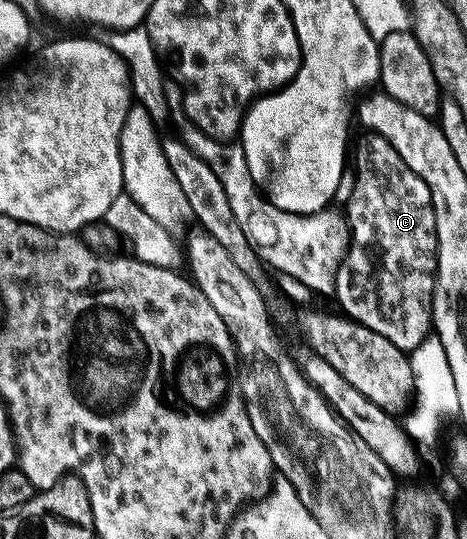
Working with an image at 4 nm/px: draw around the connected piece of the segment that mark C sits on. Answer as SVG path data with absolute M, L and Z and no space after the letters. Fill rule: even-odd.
M375 136L370 140L372 142L367 142L365 146L367 149L367 169L369 171L365 178L366 191L360 193L358 197L356 197L356 202L349 203L347 210L345 209L345 217L351 228L351 244L348 247L345 262L347 269L349 268L351 272L351 278L346 272L340 273L336 277L333 290L337 292L337 300L342 307L339 308L344 312L346 317L350 317L355 321L369 322L372 321L371 318L373 314L379 312L381 317L388 318L387 323L381 326L383 334L388 336L395 346L399 347L404 352L410 352L422 342L426 342L433 330L433 323L431 320L431 294L435 291L435 261L437 260L437 224L435 223L435 213L433 212L433 204L431 203L431 193L425 184L425 180L421 180L421 176L417 176L417 172L411 170L410 167L407 166L402 156L400 156L398 152L395 151L394 147L382 136ZM371 250L375 250L375 254L383 254L383 258L379 258L379 263L363 262L363 254L371 254Z

